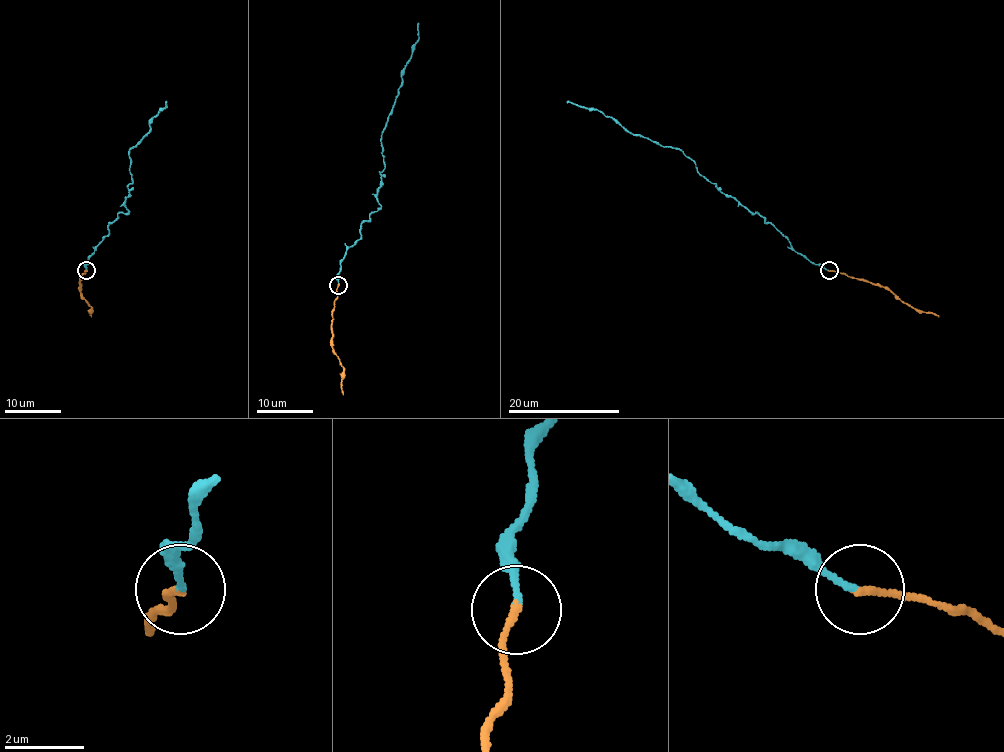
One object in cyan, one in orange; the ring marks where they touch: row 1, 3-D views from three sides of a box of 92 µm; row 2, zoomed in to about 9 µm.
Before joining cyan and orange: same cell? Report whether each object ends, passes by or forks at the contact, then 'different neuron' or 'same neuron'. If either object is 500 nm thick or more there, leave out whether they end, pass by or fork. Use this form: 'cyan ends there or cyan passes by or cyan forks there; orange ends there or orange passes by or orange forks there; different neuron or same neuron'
cyan ends there; orange ends there; different neuron

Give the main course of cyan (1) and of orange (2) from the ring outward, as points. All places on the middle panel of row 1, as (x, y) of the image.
1: (339, 285), (344, 253), (380, 206), (382, 136), (418, 38), (417, 23)
2: (339, 285), (332, 315), (332, 351), (343, 369), (343, 394)

